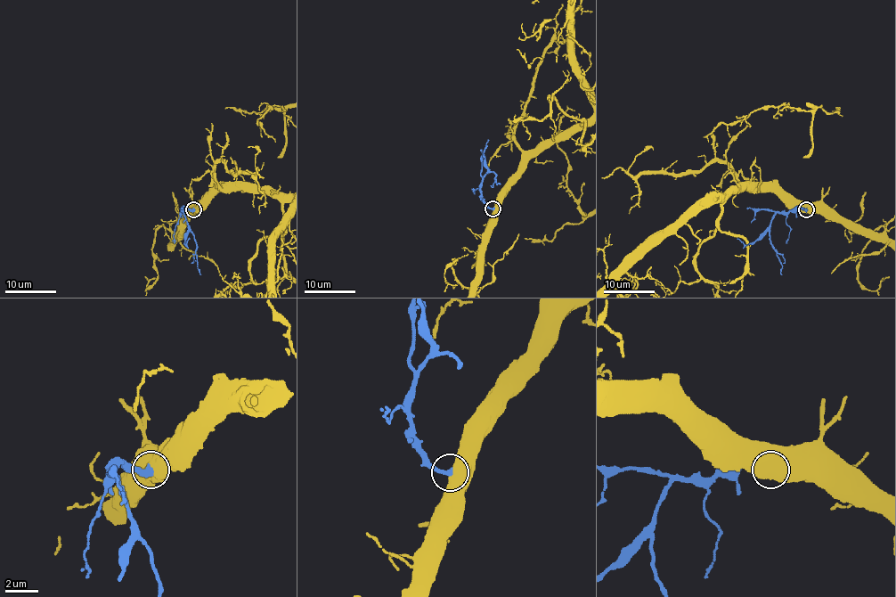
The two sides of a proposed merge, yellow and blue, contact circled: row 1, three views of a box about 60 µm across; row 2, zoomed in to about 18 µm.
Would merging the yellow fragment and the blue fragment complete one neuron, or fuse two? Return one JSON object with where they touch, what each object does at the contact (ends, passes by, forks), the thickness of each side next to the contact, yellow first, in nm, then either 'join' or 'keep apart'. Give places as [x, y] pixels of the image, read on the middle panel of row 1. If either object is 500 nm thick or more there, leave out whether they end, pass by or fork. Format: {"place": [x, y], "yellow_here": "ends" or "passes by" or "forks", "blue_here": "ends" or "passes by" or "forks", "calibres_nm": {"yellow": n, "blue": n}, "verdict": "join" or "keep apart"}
{"place": [492, 208], "calibres_nm": {"yellow": 750, "blue": 400}, "verdict": "join"}

